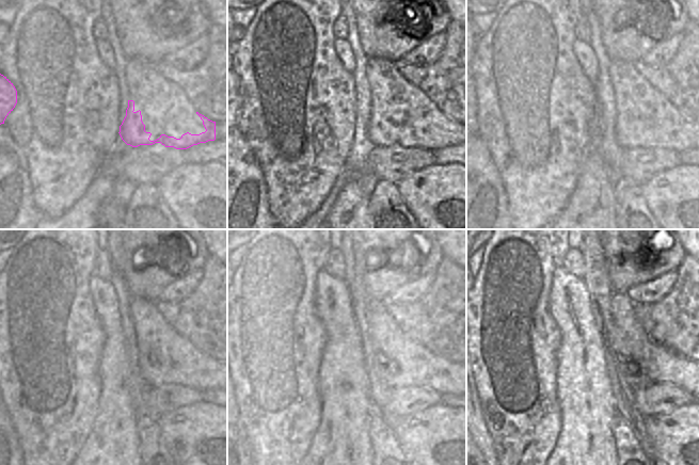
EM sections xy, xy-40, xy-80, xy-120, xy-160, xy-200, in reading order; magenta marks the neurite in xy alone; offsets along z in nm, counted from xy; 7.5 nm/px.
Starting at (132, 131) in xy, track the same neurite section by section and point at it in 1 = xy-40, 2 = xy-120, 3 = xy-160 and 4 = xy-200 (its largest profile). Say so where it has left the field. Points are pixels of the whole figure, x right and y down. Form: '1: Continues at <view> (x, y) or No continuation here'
1: Continues at xy-40 (377, 135)
2: Continues at xy-120 (204, 381)
3: Continues at xy-160 (444, 378)
4: Continues at xy-200 (682, 372).

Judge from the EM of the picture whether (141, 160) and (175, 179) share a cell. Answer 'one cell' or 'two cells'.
two cells

